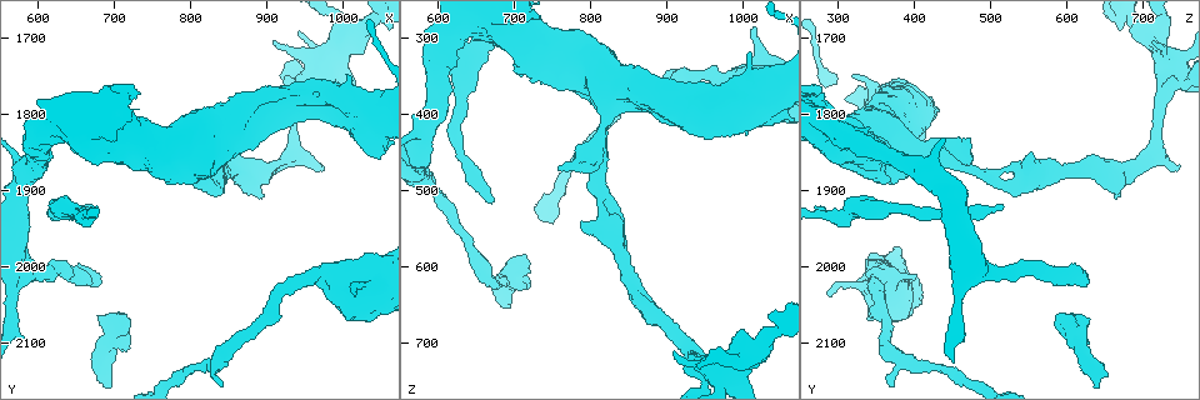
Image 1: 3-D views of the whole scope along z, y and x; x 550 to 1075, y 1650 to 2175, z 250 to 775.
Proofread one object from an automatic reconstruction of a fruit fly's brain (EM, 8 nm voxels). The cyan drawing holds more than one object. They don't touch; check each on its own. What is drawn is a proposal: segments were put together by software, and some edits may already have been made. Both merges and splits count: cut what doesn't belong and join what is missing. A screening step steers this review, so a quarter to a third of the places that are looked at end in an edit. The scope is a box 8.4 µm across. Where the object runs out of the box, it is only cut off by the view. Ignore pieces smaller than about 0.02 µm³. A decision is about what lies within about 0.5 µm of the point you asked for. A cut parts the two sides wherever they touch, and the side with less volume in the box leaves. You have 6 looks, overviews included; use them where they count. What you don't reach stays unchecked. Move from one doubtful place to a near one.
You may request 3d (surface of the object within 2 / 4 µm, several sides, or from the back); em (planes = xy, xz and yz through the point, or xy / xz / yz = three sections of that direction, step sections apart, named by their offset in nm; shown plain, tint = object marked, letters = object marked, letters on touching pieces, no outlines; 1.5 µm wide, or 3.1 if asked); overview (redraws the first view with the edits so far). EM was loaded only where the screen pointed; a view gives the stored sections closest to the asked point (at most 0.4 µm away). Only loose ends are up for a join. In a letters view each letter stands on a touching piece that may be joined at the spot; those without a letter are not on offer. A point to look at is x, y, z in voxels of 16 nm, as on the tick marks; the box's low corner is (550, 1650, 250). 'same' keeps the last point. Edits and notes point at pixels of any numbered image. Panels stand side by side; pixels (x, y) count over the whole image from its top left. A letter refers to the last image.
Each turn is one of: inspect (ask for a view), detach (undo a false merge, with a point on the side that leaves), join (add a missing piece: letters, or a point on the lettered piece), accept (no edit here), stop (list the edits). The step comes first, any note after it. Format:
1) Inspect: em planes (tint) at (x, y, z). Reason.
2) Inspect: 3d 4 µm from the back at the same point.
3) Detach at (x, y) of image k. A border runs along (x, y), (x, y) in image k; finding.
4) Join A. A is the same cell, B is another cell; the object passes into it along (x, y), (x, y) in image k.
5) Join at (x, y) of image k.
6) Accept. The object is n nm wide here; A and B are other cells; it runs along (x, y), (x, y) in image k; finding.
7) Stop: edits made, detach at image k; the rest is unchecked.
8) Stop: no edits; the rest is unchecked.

Inspect: em xz step 4 (letters) at (675, 1920, 515). Free end.

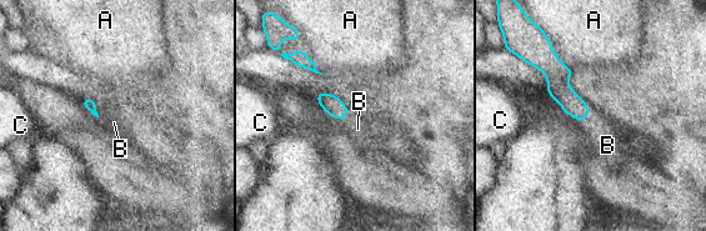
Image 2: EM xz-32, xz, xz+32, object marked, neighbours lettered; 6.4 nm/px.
Join B. B is the same cell, A and C are other cells; the neuron continues.

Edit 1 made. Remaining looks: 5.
Inspect: overview.

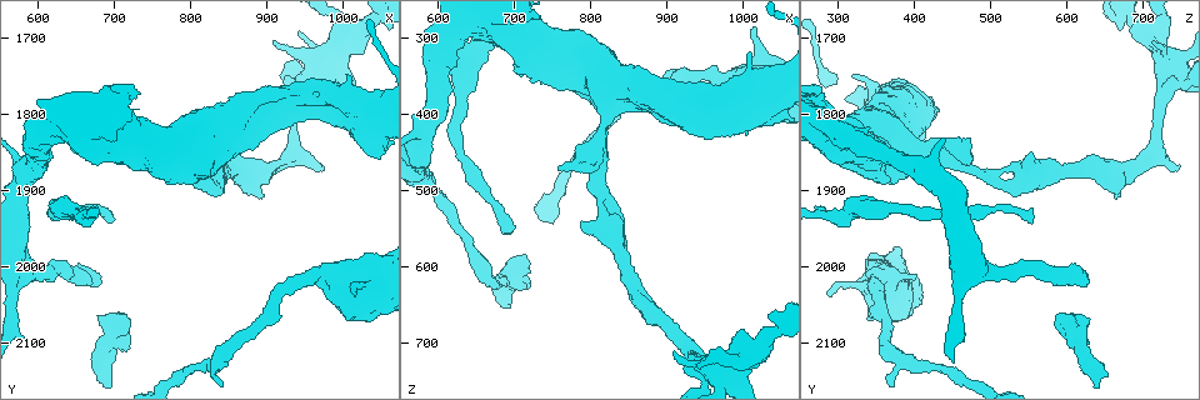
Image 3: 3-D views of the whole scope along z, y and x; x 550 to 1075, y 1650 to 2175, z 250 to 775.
Inspect: em xy step 4 (letters) at (1015, 2035, 280). An open end.

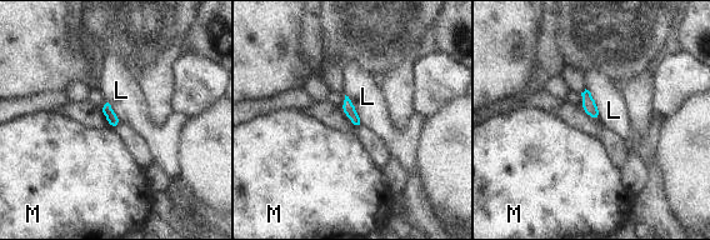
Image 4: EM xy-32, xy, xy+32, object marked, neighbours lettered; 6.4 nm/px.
Accept. L and M are other cells; a border runs along (585, 88), (596, 105), (600, 120) in image 4; no lettered piece goes on from it.

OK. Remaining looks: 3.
Stop: edits made, join at image 2; the rest is unchecked.

